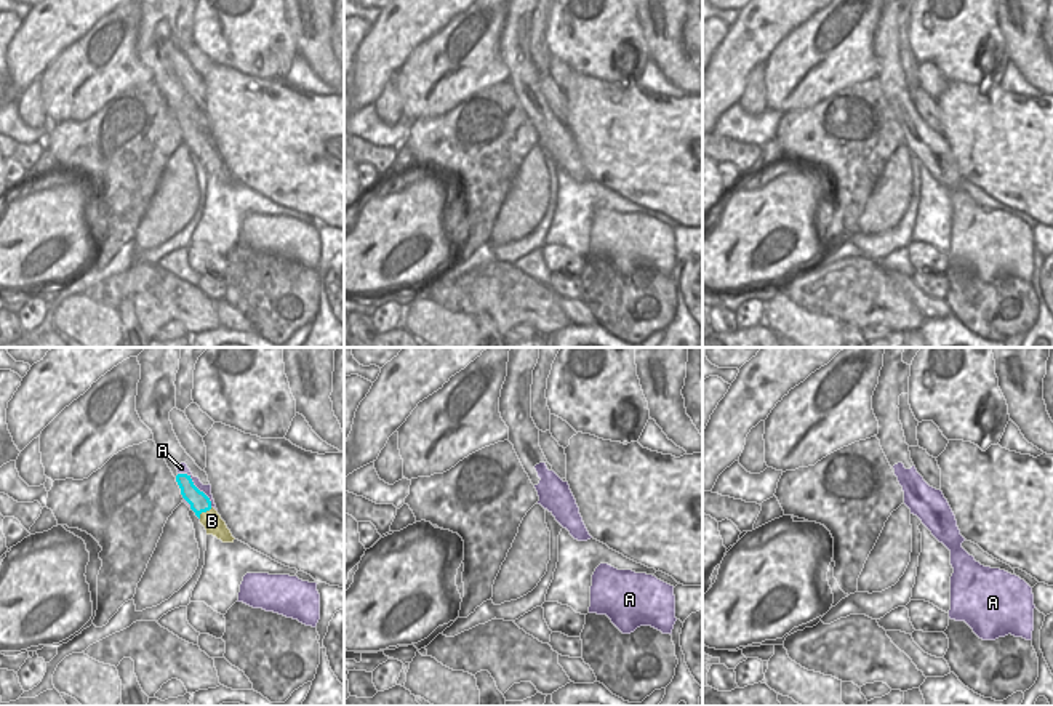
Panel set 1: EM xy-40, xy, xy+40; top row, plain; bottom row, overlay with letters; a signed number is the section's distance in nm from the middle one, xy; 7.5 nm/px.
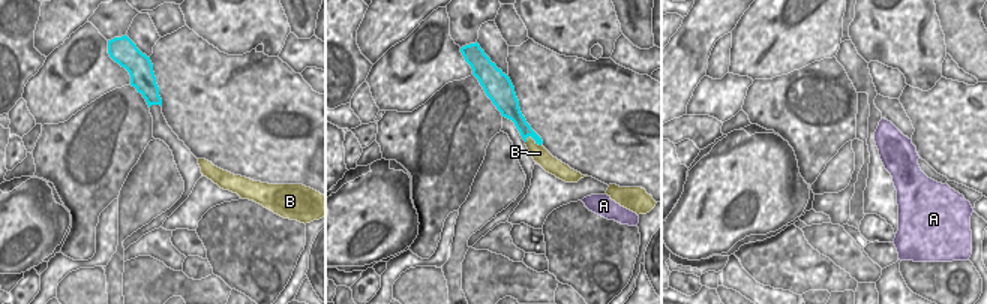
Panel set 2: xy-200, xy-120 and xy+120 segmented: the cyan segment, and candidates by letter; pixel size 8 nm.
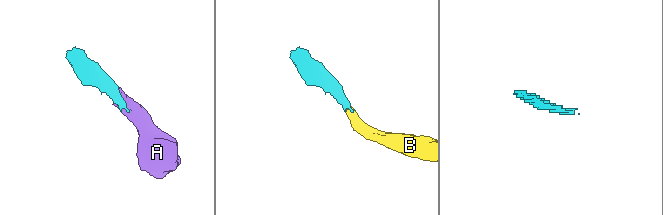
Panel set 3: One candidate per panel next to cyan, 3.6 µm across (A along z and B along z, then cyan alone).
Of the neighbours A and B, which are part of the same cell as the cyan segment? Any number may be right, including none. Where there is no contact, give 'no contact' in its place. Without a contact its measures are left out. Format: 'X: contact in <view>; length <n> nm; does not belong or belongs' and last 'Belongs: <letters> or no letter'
A: contact in xy-40; length 360 nm; does not belong
B: contact in xy-40; length 130 nm; belongs
Belongs: B

